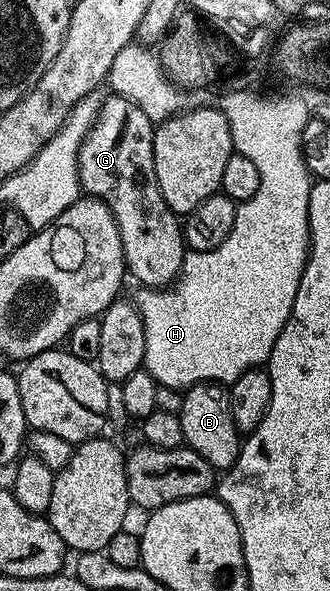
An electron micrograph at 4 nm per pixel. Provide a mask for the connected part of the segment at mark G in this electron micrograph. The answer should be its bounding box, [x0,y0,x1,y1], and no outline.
[78,94,188,288]

